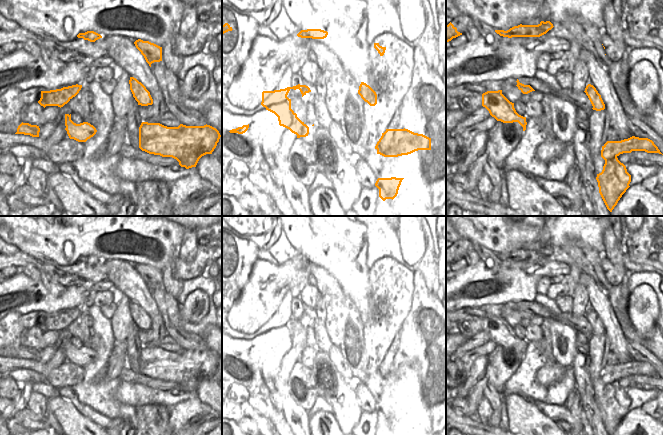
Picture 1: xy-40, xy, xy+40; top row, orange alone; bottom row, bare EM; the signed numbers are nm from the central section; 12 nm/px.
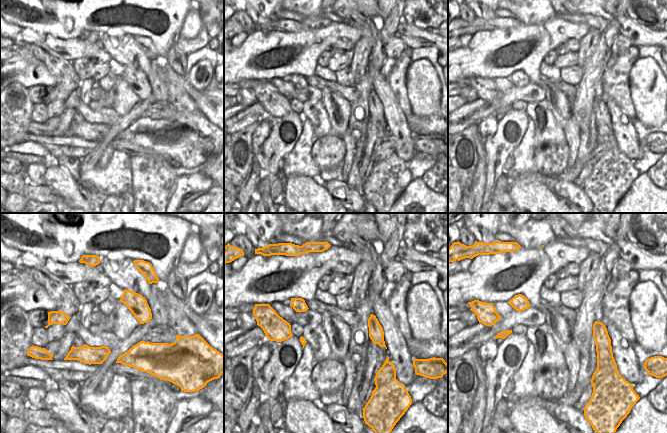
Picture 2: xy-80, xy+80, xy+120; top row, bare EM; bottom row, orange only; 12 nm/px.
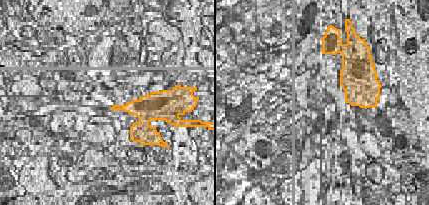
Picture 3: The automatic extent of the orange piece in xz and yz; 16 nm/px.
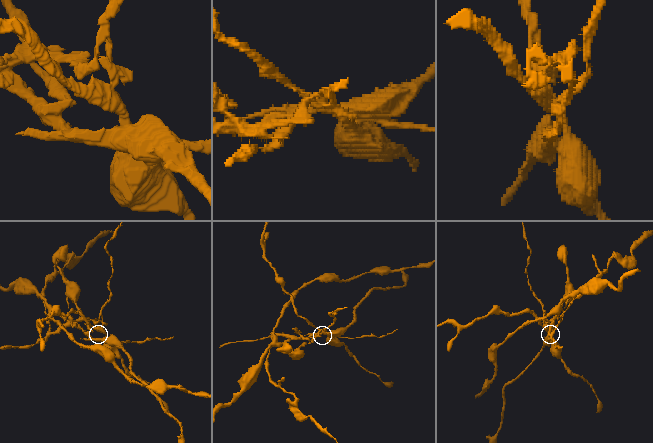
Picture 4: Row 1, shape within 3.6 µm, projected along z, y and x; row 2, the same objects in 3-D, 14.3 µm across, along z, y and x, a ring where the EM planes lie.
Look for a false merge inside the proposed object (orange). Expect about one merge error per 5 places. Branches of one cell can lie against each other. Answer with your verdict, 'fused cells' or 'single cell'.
fused cells

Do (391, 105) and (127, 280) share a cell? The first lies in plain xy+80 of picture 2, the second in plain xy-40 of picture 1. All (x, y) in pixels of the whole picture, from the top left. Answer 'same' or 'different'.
same

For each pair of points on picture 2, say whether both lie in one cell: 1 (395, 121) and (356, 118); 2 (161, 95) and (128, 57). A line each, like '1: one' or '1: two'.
1: two
2: one

